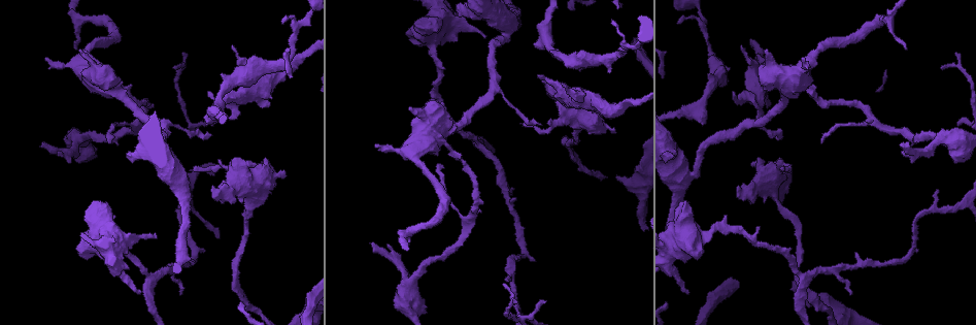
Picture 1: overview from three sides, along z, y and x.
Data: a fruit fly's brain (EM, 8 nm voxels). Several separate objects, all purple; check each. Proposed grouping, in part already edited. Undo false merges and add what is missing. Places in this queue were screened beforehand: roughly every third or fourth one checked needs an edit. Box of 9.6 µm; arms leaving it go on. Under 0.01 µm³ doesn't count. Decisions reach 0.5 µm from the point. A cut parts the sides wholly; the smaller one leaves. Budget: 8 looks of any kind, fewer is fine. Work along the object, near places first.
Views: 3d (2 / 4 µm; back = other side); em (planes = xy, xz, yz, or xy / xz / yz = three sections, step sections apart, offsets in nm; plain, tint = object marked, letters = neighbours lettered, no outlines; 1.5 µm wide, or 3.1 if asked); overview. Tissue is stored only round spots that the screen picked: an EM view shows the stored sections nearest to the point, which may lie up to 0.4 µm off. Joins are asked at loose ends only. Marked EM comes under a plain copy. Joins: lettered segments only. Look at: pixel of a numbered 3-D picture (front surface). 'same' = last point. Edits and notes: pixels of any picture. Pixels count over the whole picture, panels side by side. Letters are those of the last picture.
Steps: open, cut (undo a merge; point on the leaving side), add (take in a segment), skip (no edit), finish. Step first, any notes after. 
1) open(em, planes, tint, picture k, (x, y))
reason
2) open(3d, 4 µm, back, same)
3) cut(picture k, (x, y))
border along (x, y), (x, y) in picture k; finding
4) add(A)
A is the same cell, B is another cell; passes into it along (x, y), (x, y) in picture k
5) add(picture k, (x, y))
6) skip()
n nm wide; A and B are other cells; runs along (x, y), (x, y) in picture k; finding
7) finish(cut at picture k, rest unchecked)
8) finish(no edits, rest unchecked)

open(3d, 2 µm, picture 1, (229, 119))
branch stops here

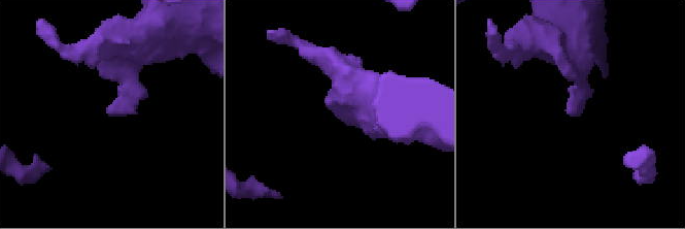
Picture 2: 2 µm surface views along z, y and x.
open(em, xz, step 4, tint, picture 2, (108, 111))

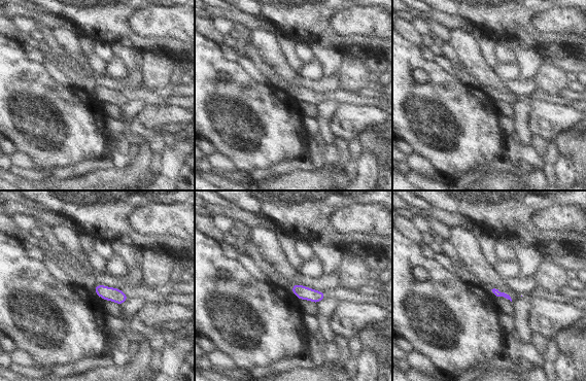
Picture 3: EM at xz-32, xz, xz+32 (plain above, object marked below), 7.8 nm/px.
open(em, planes, letters, same)
cut it another way

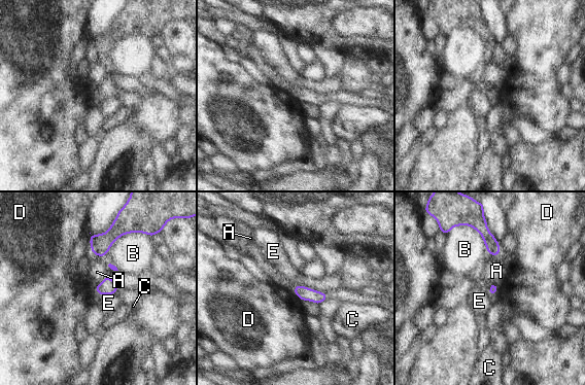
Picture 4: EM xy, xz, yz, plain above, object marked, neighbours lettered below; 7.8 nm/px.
skip()
A, B, C, D and E are other cells; border along (98, 293), (114, 294) in picture 4; no lettered segment goes on from it

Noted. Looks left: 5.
open(3d, 2 µm, picture 1, (115, 217))
an open end

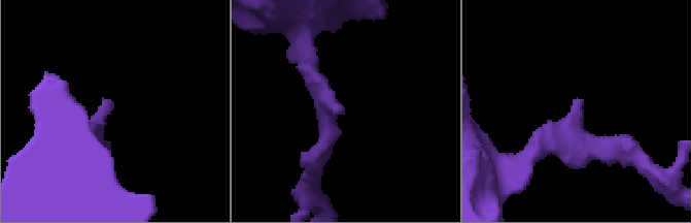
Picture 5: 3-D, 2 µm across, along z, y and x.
open(em, yz, step 8, letters, picture 5, (341, 113))

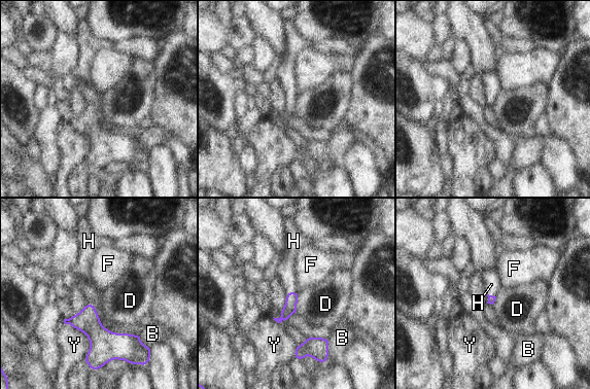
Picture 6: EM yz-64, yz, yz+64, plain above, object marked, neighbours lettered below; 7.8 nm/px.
open(em, planes, letters, same)
cut it another way

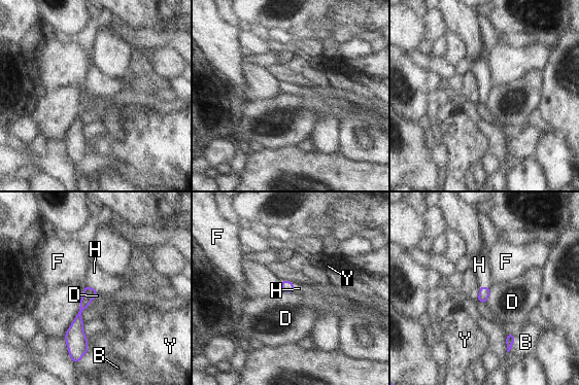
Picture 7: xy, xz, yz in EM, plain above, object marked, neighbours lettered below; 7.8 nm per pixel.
add(H)
H is the same cell, B, D, F and Y are other cells; passes into it along (90, 293), (92, 287), (104, 283) in picture 7; it goes on there

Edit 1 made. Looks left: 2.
finish(add at picture 7, rest unchecked)

